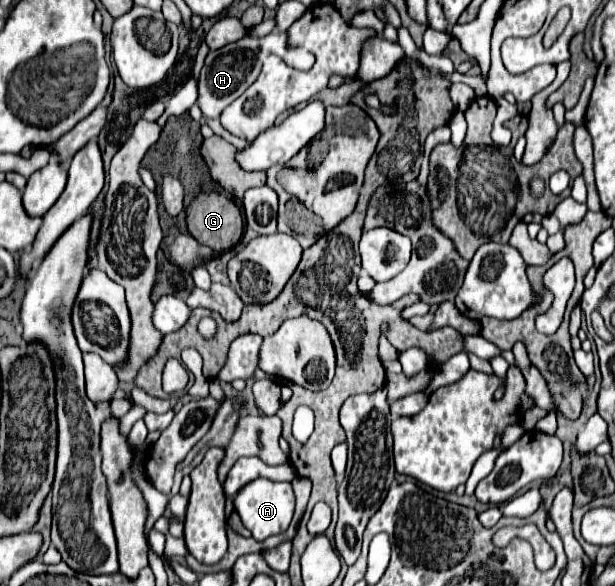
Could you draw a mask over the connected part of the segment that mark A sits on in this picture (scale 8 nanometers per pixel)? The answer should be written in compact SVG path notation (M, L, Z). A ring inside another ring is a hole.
M255 478L253 482L245 484L237 496L233 498L235 510L239 512L243 526L247 530L251 530L255 540L265 540L273 534L285 532L291 524L293 518L293 510L295 510L295 494L289 482L273 482L267 478Z

